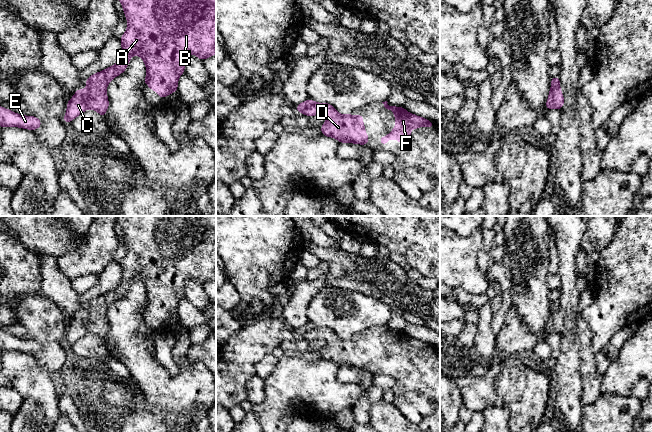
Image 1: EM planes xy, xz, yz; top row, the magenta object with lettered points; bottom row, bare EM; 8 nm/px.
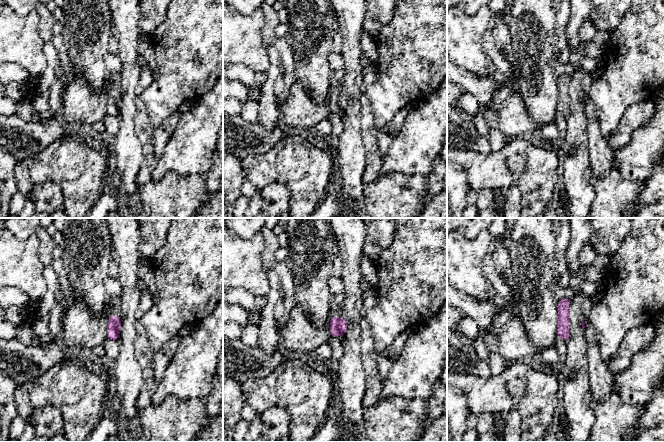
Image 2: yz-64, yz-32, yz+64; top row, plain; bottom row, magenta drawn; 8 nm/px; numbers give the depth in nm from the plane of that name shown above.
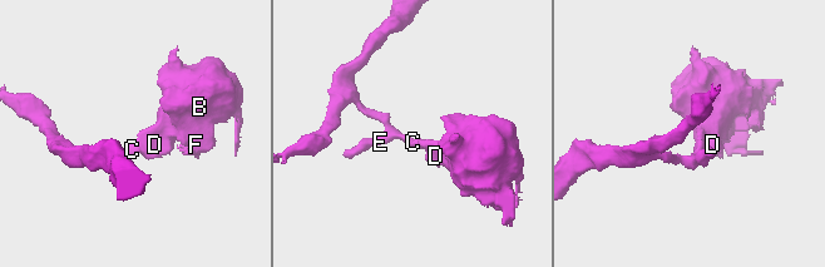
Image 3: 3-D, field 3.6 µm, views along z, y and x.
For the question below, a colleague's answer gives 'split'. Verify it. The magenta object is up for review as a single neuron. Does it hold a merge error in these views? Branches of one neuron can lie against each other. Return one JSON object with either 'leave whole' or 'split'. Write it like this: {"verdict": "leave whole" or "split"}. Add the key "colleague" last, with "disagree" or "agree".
{"verdict": "split", "colleague": "agree"}

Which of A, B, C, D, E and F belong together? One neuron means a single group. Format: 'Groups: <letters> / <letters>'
Groups: A B D F / C E

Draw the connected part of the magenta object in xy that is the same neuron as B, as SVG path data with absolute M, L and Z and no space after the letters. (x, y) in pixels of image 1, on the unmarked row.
M119 216L120 224L128 250L120 262L122 276L119 285L105 294L89 300L85 306L88 312L88 330L99 339L105 340L110 329L106 312L109 306L122 298L128 291L132 280L139 279L146 289L146 302L143 307L149 309L150 315L155 314L161 323L178 315L179 300L185 297L185 281L196 279L204 285L216 278L216 216Z

